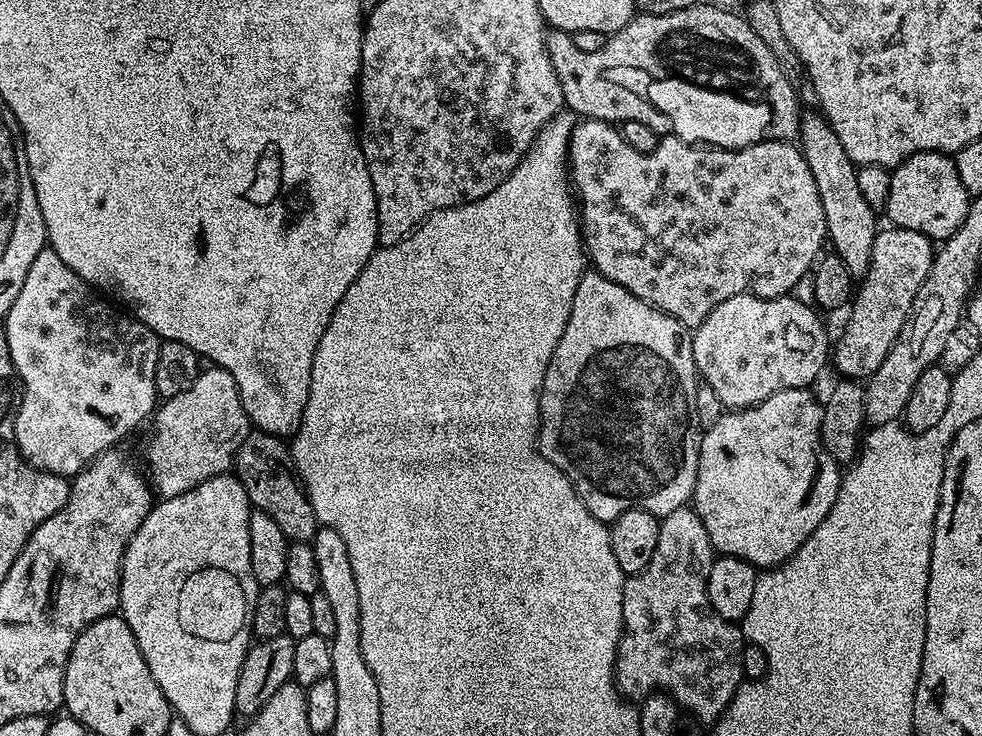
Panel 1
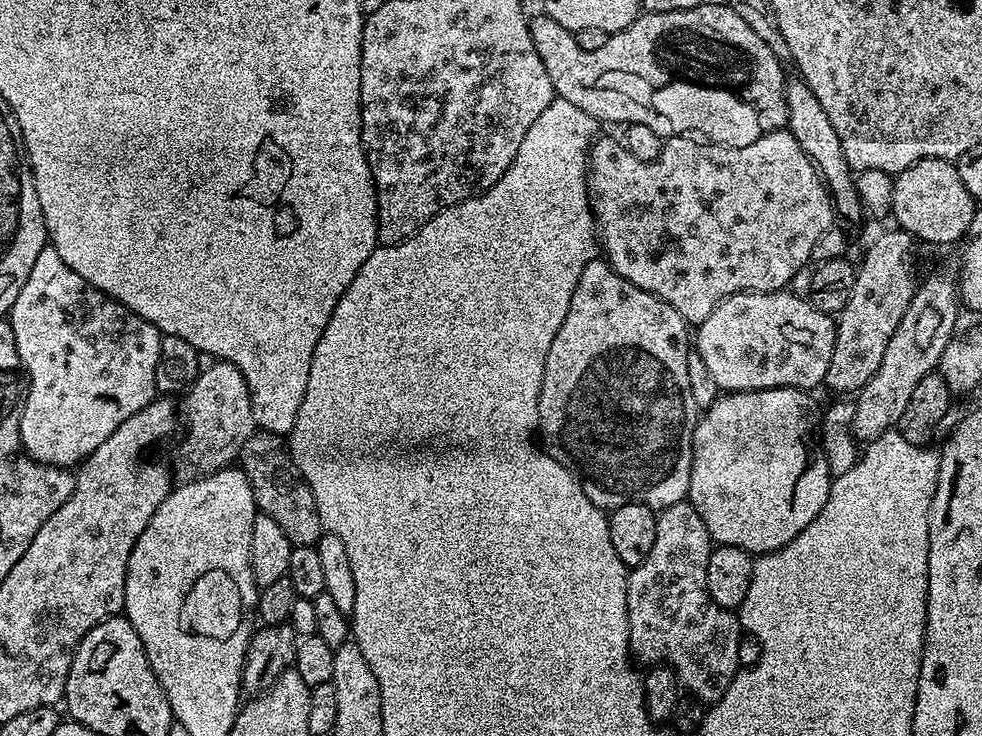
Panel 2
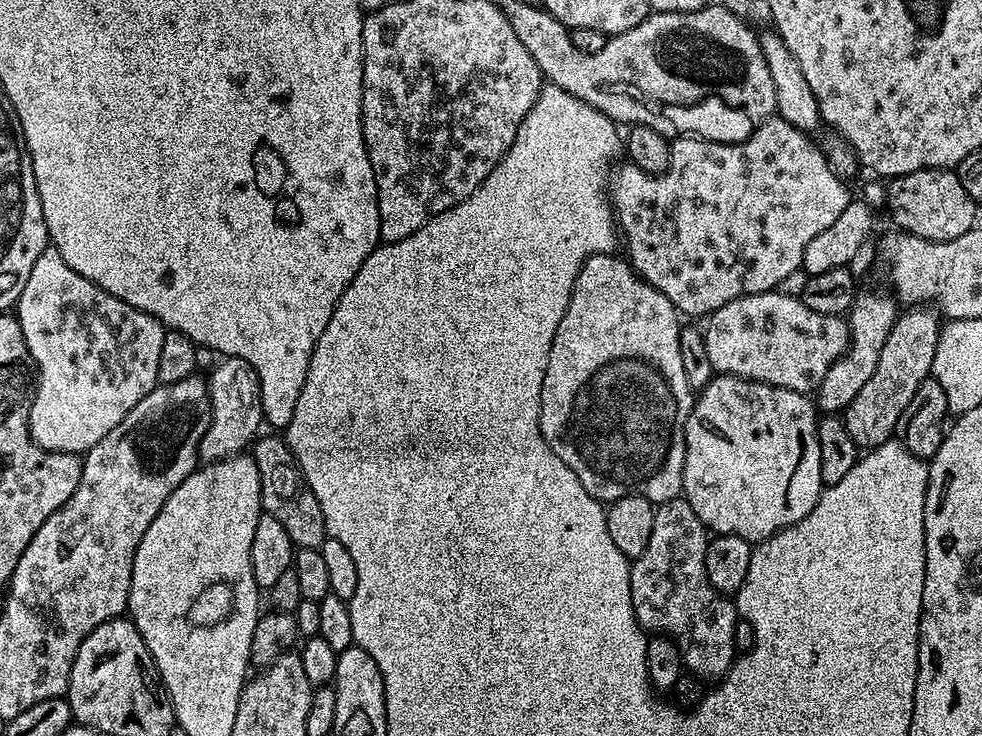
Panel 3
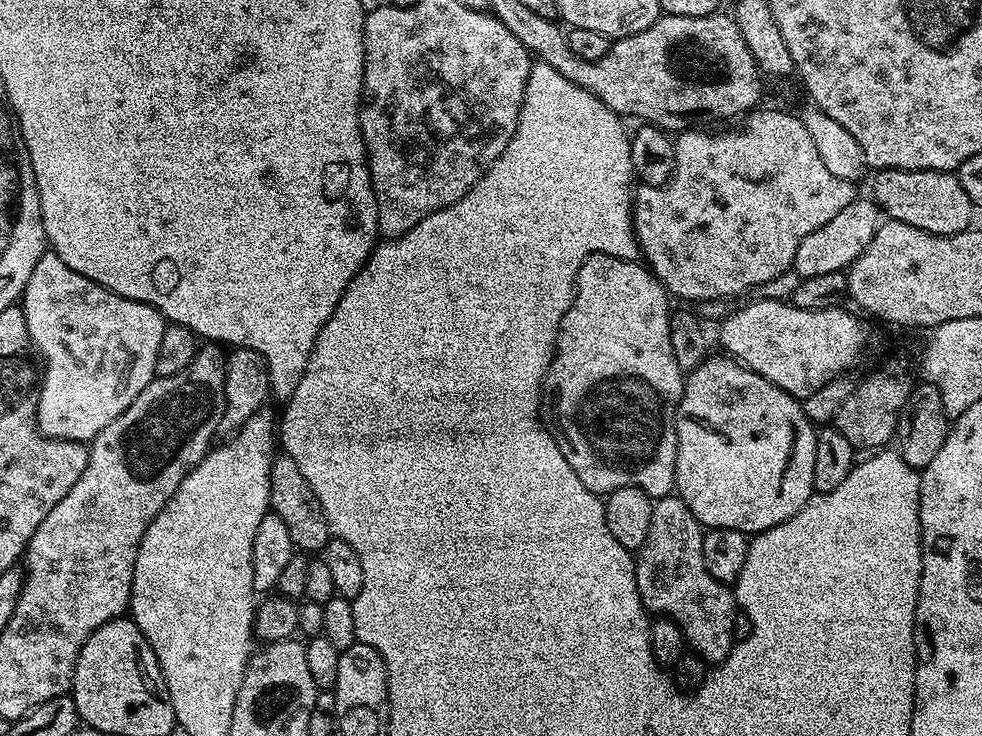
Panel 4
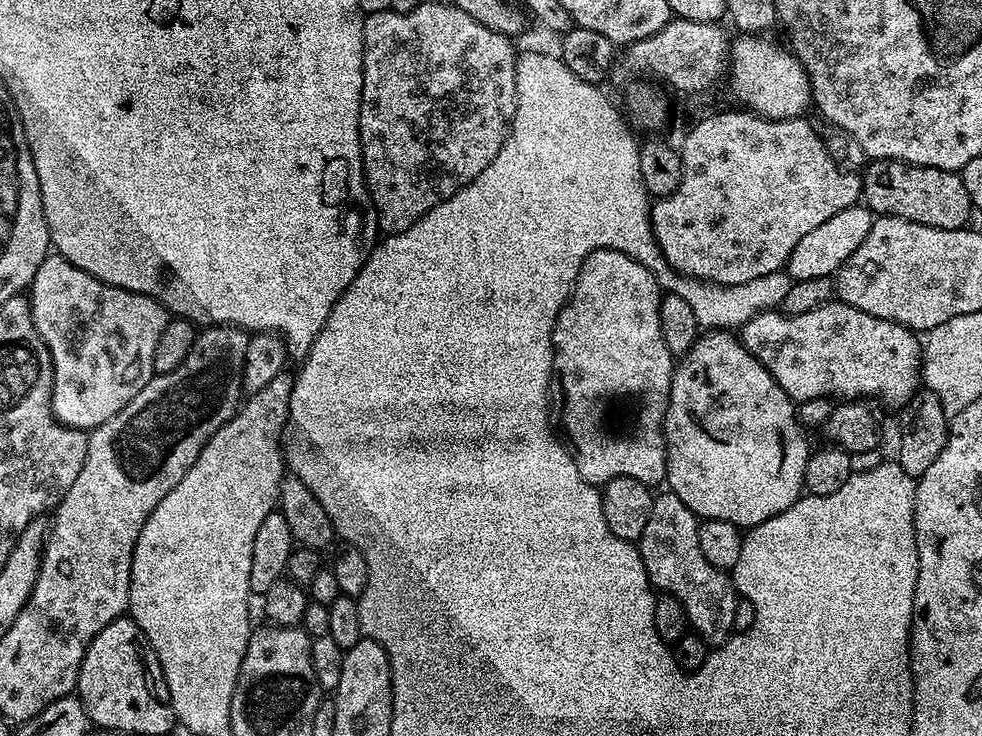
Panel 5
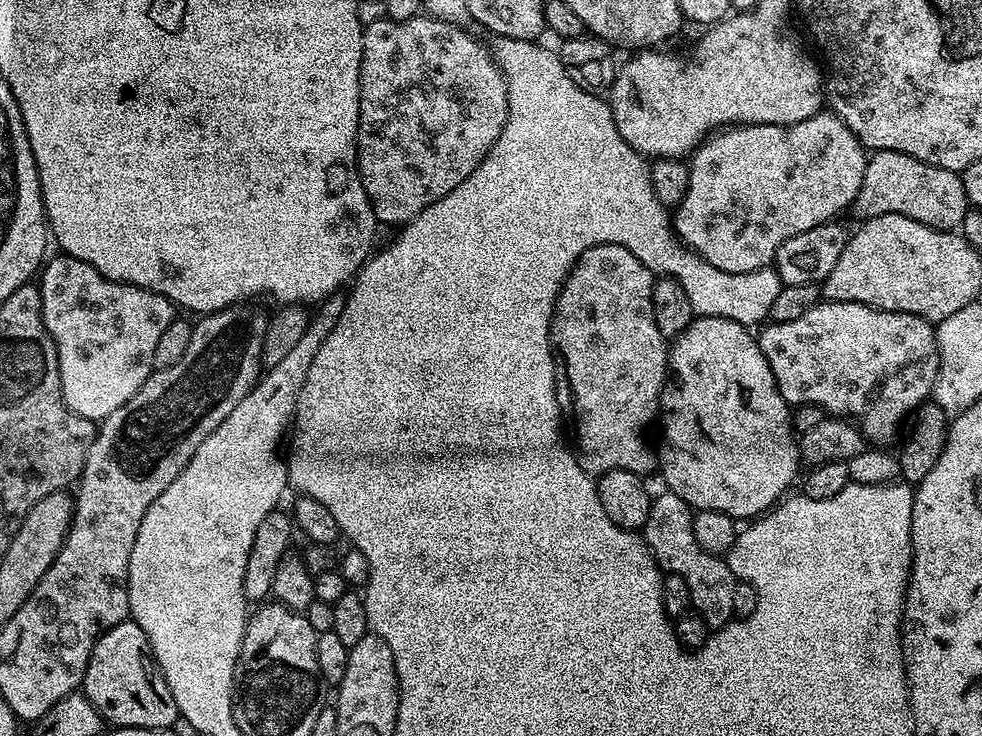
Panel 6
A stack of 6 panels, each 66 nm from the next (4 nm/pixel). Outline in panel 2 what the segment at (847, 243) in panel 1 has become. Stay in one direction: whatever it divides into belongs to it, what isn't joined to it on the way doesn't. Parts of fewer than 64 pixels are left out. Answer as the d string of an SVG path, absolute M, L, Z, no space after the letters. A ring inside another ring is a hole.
M788 78L784 82L784 94L786 96L786 114L788 123L786 130L794 134L794 139L802 150L810 158L810 162L818 170L823 178L829 195L832 196L832 207L835 215L844 220L861 219L864 216L862 206L858 202L858 190L852 167L846 162L846 154L842 150L842 142L838 142L838 134L834 131L834 125L830 118L826 118L826 110L822 110L822 102L814 95L814 90L806 86L806 82L799 78Z

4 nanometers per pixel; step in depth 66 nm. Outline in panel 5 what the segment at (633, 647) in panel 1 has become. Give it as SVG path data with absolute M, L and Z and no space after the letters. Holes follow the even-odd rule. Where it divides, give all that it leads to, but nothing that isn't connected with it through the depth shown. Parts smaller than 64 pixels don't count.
M664 490L661 496L659 493L653 499L650 518L646 522L646 530L642 530L638 547L648 581L651 582L653 589L678 598L678 602L684 608L691 631L698 633L709 646L719 646L726 643L729 636L733 635L734 610L738 593L732 583L731 575L725 569L710 566L710 562L702 558L702 550L698 546L699 529L700 520L686 506L686 502L682 502L682 498L675 496L672 491Z

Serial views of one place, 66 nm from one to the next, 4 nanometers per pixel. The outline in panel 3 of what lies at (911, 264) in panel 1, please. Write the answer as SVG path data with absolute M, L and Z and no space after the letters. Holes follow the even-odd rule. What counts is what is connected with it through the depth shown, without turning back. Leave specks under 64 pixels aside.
M861 291L848 309L848 349L832 363L830 370L826 370L826 378L822 378L814 393L814 403L821 413L843 413L850 406L850 402L854 402L858 390L862 390L863 384L874 375L874 370L878 367L878 357L882 355L882 346L898 315L897 301L885 292Z

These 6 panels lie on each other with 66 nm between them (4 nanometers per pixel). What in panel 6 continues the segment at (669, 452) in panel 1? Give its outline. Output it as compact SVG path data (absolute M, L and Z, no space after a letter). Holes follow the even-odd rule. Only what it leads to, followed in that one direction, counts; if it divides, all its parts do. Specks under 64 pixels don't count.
M599 244L590 246L576 260L575 266L568 272L564 279L563 286L560 287L560 293L556 295L556 306L552 310L552 326L550 335L552 338L552 347L559 363L562 365L562 371L558 376L558 384L561 389L568 388L569 400L565 399L562 404L565 413L572 412L572 432L576 435L575 447L578 449L578 459L582 470L589 474L599 474L609 472L614 468L630 470L641 474L648 474L654 468L654 452L648 449L648 427L653 427L660 410L660 394L664 391L664 382L668 375L668 349L666 338L658 334L658 322L654 322L654 302L652 301L652 286L654 283L654 274L634 254L630 254L628 248L623 248L617 244Z

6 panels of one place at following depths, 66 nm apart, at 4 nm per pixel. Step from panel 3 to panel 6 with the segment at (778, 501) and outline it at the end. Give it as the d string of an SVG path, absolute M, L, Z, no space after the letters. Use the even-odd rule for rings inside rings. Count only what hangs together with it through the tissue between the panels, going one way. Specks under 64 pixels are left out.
M696 316L692 319L690 326L686 326L686 330L682 330L682 334L678 334L671 341L668 349L668 375L664 382L664 391L660 394L658 413L658 428L660 424L661 430L664 431L664 445L661 446L660 452L658 448L658 472L660 468L665 482L668 483L665 484L667 491L678 494L678 498L682 498L689 509L710 508L733 518L741 518L740 516L756 518L767 513L785 495L783 492L791 486L792 479L796 476L796 467L801 467L802 464L798 440L792 427L790 405L782 398L780 388L776 385L776 379L770 370L770 362L766 362L760 349L759 339L748 332L751 331L745 325L730 318Z

